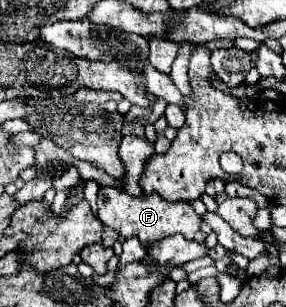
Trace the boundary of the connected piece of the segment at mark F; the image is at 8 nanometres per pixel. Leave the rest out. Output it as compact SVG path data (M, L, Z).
M101 187L97 207L99 207L97 217L105 225L115 229L119 233L119 237L123 237L123 239L137 237L145 247L155 241L161 241L165 237L177 235L177 233L181 233L185 239L191 241L201 225L201 217L197 217L197 213L193 211L193 207L187 201L169 203L169 201L161 199L161 195L157 195L157 193L129 197L119 187Z

